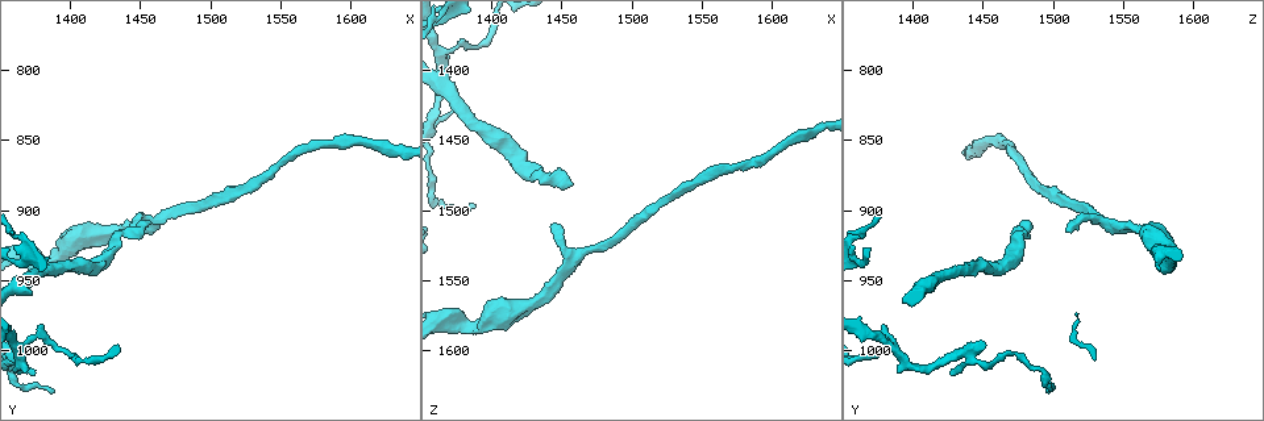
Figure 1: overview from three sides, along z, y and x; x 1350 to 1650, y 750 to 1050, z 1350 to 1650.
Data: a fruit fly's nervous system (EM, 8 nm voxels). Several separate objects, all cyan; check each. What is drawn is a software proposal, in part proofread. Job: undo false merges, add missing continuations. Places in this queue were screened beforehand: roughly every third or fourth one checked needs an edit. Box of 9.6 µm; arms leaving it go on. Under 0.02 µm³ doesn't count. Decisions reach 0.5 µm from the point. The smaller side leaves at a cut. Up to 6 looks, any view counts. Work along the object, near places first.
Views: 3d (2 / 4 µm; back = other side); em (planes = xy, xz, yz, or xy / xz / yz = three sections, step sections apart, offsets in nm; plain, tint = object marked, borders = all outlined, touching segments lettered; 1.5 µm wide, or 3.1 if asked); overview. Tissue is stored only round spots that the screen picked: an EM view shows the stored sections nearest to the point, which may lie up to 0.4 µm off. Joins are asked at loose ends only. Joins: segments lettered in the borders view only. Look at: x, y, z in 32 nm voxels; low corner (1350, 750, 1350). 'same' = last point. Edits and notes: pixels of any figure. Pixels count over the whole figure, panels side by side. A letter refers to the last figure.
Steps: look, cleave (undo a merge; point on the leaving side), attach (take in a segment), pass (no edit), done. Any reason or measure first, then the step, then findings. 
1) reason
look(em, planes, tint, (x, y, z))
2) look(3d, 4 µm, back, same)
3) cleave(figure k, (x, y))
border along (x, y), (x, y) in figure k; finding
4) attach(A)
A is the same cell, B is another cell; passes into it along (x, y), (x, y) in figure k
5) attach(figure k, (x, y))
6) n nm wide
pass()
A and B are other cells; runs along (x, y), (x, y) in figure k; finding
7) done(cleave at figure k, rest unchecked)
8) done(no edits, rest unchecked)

arms part here
look(em, planes, borders, (1380, 938, 1580))

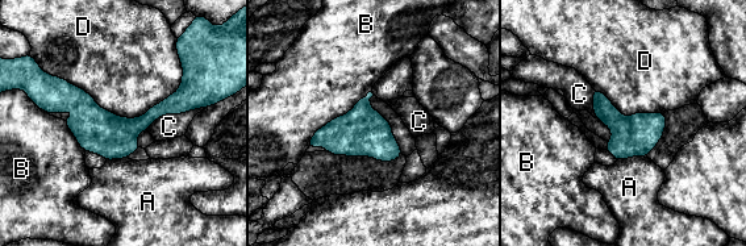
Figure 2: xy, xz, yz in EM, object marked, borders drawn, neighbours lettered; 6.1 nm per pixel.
pass()
A, B, C and D are other cells; border along (183, 67), (134, 117), (45, 73) in figure 2; continuous, no second neuron

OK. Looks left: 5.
look(em, planes, borders, (1456, 908, 1482))

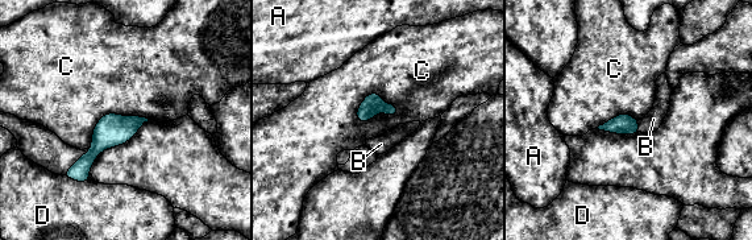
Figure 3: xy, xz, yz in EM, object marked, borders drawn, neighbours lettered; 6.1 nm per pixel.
attach(B)
B is the same cell, A, C and D are other cells; it goes on there

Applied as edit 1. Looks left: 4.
look(overview)

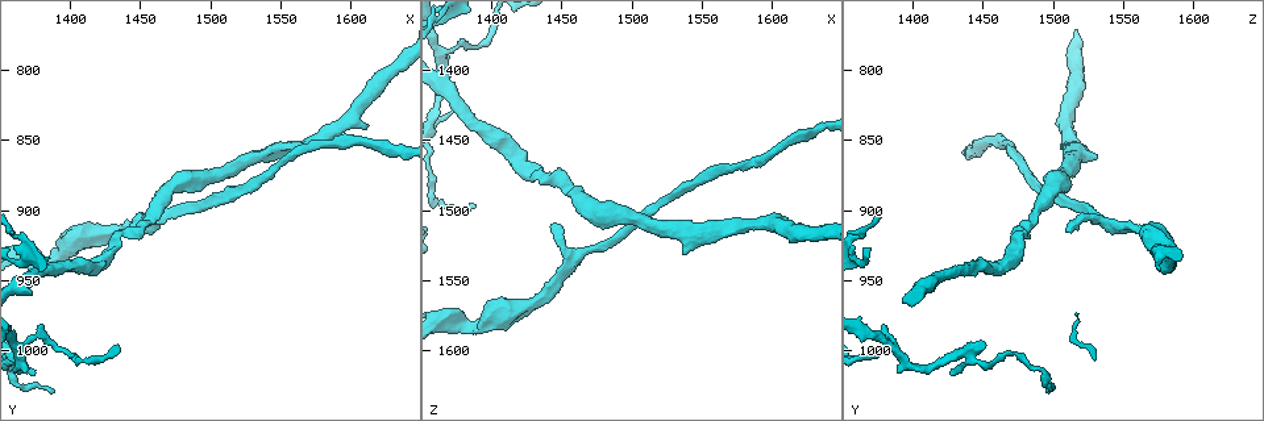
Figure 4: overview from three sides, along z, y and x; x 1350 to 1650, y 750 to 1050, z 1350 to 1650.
free end
look(em, planes, borders, (1388, 1030, 1498))

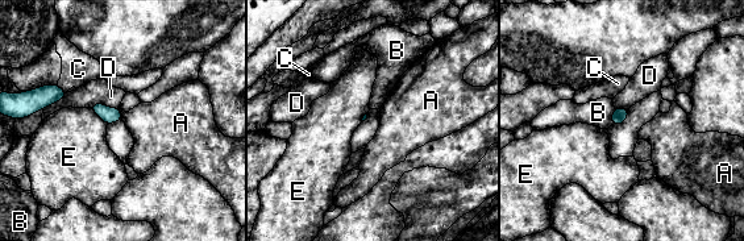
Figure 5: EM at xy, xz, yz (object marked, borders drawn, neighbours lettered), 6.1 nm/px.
pass()
A, B, C, D and E are other cells; border along (121, 113), (123, 119) in figure 5; none of them fits

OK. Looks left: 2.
done(attach at figure 3, rest unchecked)

